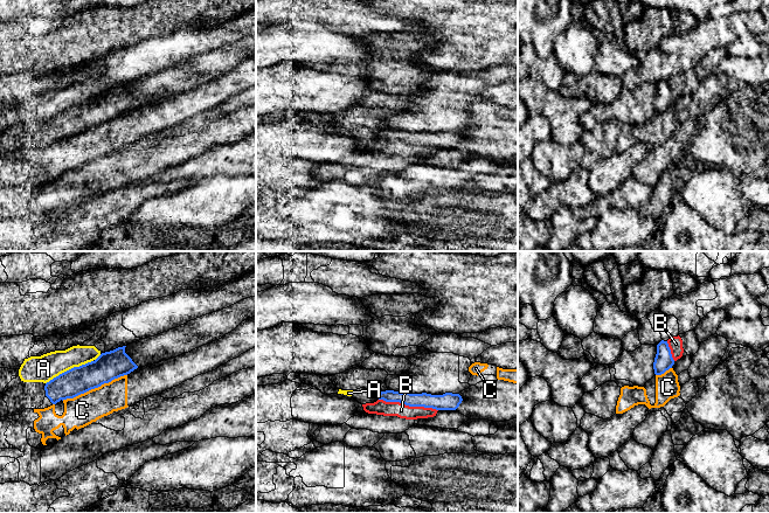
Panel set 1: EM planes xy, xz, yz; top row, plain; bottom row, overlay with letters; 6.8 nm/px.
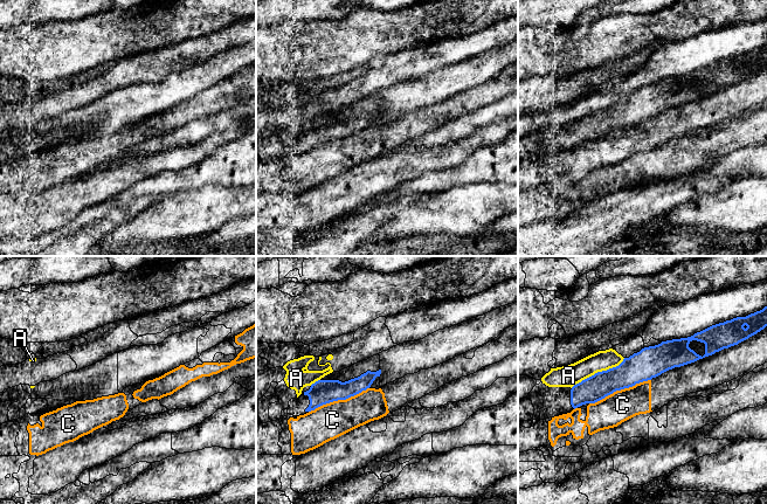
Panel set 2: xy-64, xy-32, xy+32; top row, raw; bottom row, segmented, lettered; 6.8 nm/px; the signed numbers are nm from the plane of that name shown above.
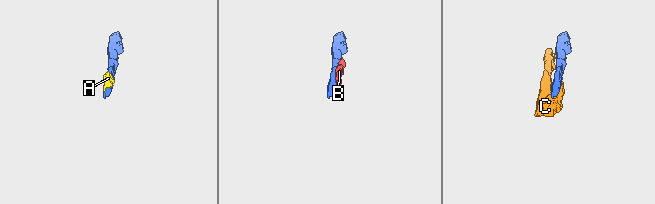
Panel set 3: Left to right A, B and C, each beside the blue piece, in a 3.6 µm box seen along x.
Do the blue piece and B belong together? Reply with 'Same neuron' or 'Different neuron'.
Same neuron

